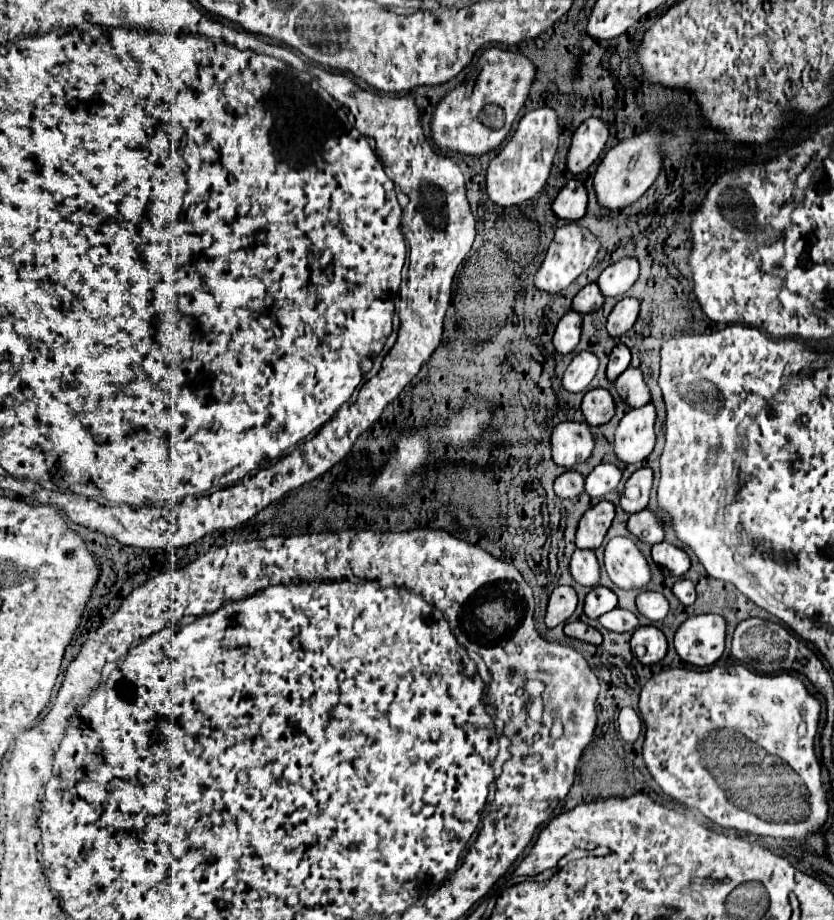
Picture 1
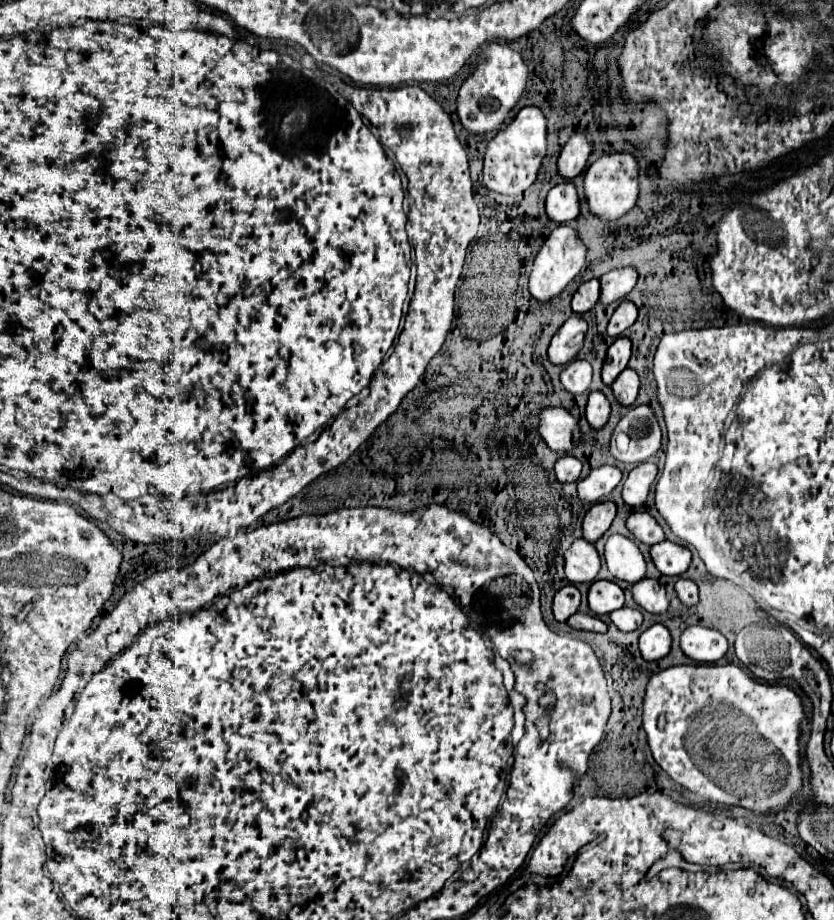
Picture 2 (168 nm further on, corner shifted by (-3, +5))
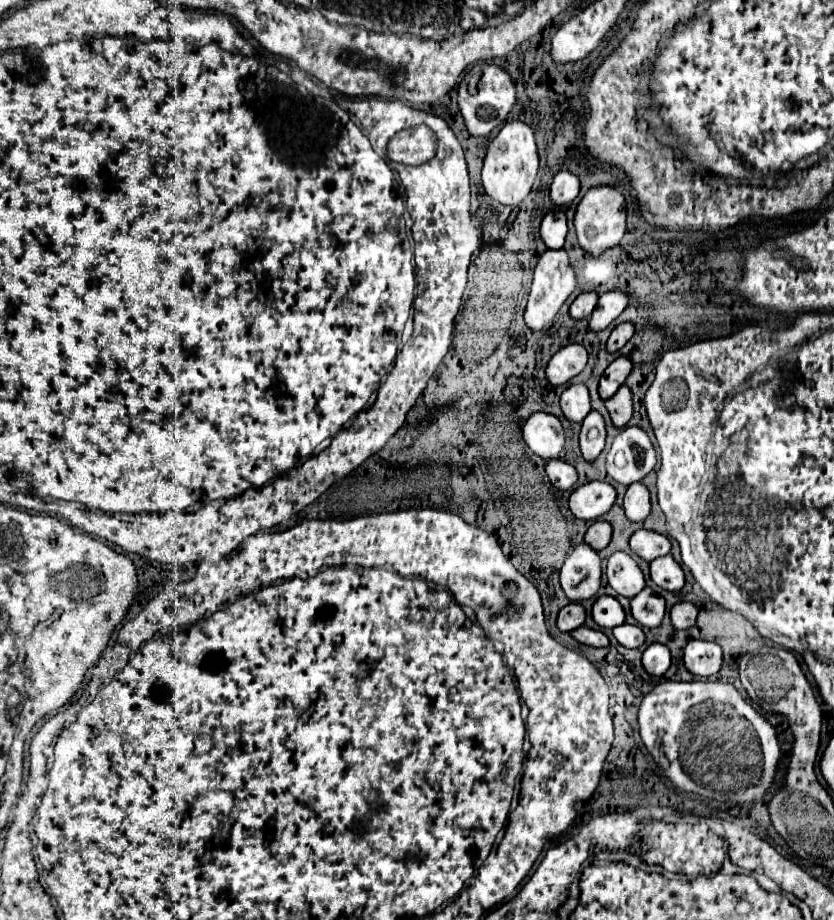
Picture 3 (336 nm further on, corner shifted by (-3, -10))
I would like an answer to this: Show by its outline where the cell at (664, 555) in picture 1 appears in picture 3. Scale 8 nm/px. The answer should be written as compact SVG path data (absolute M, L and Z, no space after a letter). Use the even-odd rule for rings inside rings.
M671 554L651 562L651 580L663 590L681 590L685 584L683 568L673 560Z

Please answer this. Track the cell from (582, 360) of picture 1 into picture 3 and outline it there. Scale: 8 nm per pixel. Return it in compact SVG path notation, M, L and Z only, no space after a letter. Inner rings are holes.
M575 382L565 388L561 394L561 410L569 422L583 422L583 418L589 414L589 390L585 384Z

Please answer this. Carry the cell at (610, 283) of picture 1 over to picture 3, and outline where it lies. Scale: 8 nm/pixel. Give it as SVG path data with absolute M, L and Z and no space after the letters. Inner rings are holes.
M611 290L611 292L605 292L599 296L599 302L597 302L597 308L595 312L591 314L591 320L589 320L589 328L599 332L599 330L605 330L629 304L629 296L621 290Z

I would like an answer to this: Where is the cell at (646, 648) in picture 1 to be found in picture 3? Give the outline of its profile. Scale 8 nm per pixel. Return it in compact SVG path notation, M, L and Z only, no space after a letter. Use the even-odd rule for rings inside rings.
M651 644L645 652L643 652L643 668L651 674L651 676L663 676L671 666L671 654L669 648L663 644Z

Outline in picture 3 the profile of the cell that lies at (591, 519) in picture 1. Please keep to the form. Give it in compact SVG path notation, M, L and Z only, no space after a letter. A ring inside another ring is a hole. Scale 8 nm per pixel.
M597 520L589 526L587 534L585 534L585 542L595 550L603 550L609 542L611 542L611 524L605 520Z

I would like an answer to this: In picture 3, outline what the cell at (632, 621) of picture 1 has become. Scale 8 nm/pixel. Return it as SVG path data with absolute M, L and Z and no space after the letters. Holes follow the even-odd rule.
M621 624L621 626L613 628L613 636L617 638L619 644L623 644L627 648L639 648L645 642L645 634L643 634L641 626L633 626L633 624Z

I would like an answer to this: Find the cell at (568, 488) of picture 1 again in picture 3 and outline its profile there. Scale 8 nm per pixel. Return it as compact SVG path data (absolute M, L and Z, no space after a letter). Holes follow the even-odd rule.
M549 460L545 470L551 484L559 490L571 490L577 484L577 470L563 460Z

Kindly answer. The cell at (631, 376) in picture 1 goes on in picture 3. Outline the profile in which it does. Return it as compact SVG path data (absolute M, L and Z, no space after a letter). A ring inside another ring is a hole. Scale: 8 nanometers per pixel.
M623 384L617 390L617 394L605 402L605 406L607 406L607 410L611 414L611 420L617 428L627 426L631 416L633 416L633 394L631 394L631 390Z

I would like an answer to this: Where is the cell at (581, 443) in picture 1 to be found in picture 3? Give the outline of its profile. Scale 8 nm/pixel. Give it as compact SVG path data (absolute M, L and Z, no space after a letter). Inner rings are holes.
M537 412L523 426L527 446L545 460L557 460L563 454L565 432L557 416Z

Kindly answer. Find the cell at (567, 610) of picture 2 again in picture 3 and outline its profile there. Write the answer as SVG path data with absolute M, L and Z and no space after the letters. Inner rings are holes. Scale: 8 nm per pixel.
M575 602L561 608L561 612L557 616L557 628L561 632L571 632L573 628L583 626L583 622L585 622L585 610L581 604L575 604Z

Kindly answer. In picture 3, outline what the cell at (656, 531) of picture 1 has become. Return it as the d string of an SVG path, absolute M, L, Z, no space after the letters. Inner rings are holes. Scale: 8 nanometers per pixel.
M635 530L631 536L631 550L643 558L645 562L653 562L659 556L669 554L671 544L667 540L667 536L653 532L653 530Z

